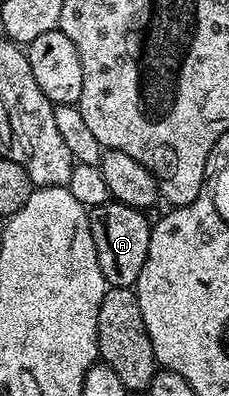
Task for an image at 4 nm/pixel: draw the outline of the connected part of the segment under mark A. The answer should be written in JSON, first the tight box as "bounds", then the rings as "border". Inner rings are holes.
{"bounds":[89,201,151,288],"border":[[[110,201],[89,211],[91,237],[95,241],[95,253],[109,287],[132,288],[139,273],[143,273],[143,261],[147,261],[147,245],[151,245],[151,223],[145,220],[146,212]]]}

